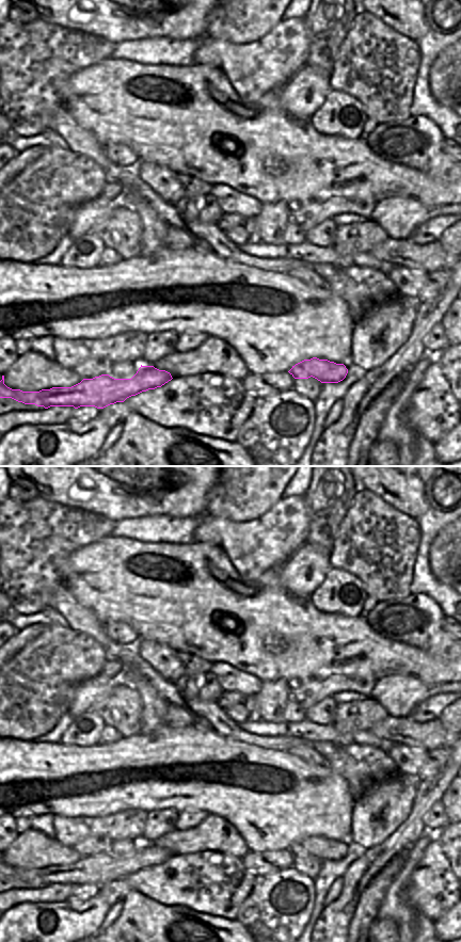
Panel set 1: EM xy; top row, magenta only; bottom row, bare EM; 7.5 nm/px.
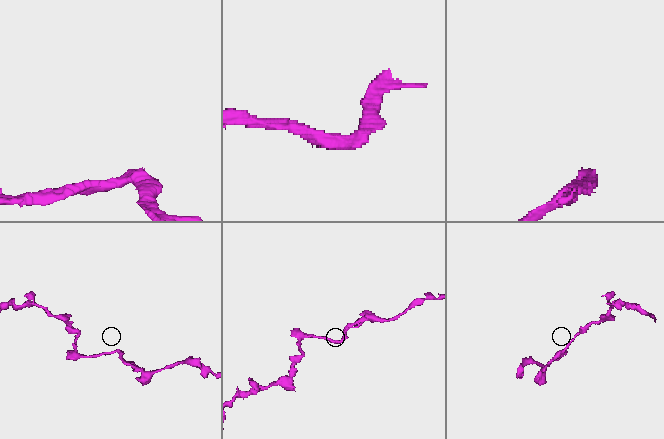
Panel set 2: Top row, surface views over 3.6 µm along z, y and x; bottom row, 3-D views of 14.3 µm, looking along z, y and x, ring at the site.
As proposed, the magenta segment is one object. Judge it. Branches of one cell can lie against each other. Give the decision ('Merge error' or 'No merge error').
No merge error.

